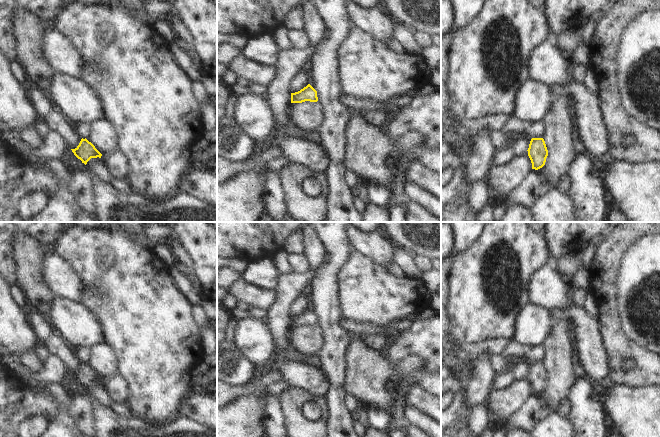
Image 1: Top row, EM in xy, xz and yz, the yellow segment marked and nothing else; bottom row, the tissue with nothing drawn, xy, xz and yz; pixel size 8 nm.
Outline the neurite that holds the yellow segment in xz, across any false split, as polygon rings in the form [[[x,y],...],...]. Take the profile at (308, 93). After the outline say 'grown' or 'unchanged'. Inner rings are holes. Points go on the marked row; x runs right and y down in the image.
[[[310,84],[298,92],[291,93],[291,103],[302,103],[305,101],[318,101],[317,91]]]; unchanged

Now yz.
[[[532,138],[528,148],[528,156],[532,163],[532,169],[537,170],[542,176],[543,192],[551,190],[545,176],[545,162],[548,150],[543,138]]]; grown

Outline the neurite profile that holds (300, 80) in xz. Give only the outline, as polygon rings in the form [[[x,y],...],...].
[[[302,70],[297,73],[291,81],[291,93],[295,93],[303,89],[309,84],[307,70]]]

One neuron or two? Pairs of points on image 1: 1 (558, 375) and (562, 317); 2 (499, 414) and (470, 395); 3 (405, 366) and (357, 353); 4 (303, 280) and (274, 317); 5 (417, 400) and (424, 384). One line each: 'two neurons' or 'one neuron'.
1: one neuron
2: two neurons
3: one neuron
4: one neuron
5: two neurons

